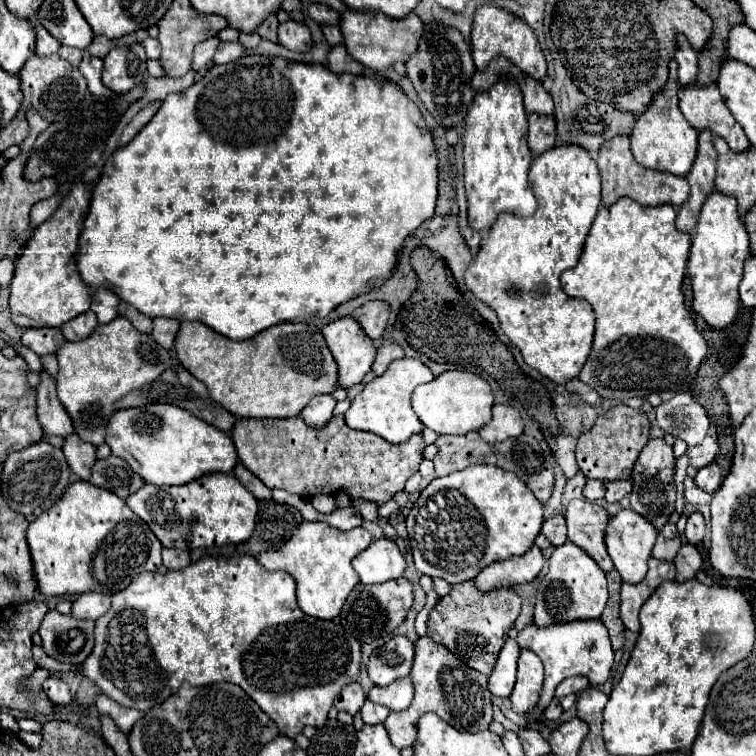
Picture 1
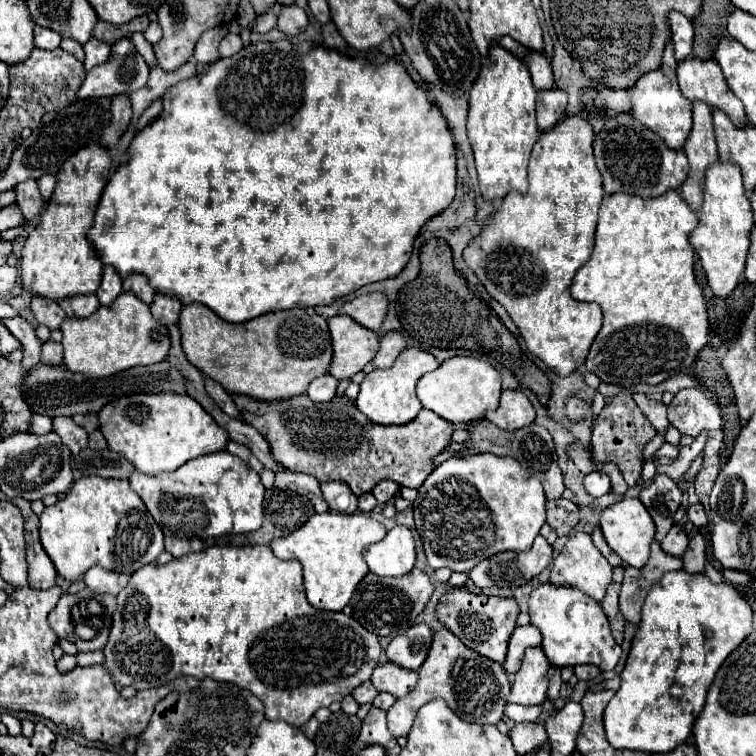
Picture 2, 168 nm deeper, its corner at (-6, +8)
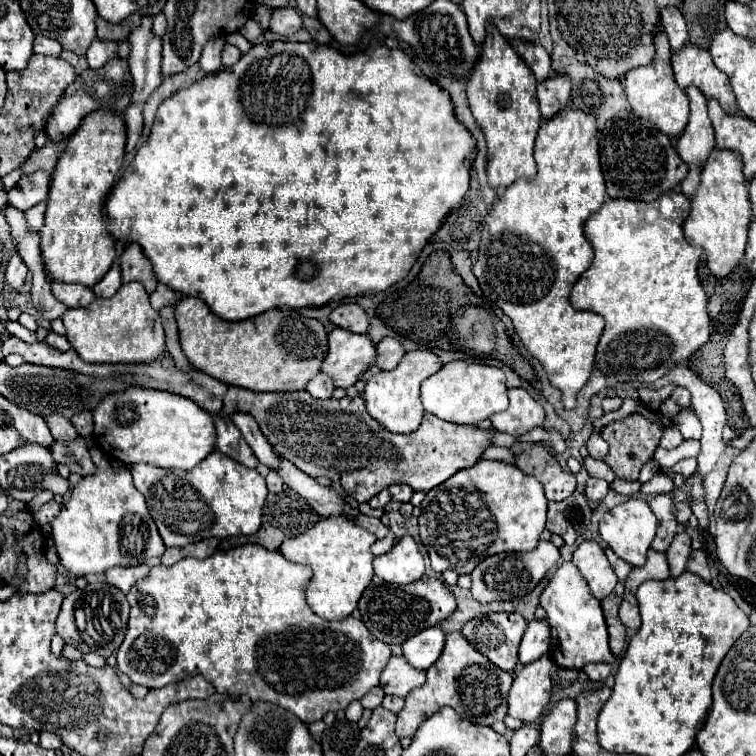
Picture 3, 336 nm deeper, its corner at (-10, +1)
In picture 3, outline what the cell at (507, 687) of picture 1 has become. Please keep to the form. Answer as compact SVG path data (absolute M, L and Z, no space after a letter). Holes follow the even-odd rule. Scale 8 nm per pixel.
M546 620L528 622L528 630L524 632L524 638L518 650L520 664L530 664L540 656L548 654L548 650L550 650L550 628Z

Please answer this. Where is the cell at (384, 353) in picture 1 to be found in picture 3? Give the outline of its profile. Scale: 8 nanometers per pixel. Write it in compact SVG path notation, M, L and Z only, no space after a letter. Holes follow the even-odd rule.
M384 338L378 342L376 346L378 356L376 356L376 366L380 370L394 370L398 366L398 362L402 360L402 356L406 354L402 344L396 338Z

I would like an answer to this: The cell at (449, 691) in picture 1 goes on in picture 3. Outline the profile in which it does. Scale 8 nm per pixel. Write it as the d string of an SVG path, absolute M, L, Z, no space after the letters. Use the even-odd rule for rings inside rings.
M450 632L446 634L446 646L438 662L434 662L434 666L426 670L426 682L406 696L406 704L398 712L396 736L412 738L416 728L442 706L452 706L462 718L470 720L472 724L492 726L496 720L502 720L506 716L506 698L510 686L510 672L500 670L496 664L476 652L460 632Z

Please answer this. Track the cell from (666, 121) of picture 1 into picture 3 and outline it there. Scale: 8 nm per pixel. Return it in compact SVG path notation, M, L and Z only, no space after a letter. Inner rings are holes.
M658 32L654 36L654 44L656 44L656 58L650 66L642 66L642 68L634 68L630 70L624 78L622 78L622 86L626 90L628 102L634 110L634 114L654 122L654 126L658 126L658 130L662 130L662 134L670 136L670 138L678 138L682 134L682 130L686 128L688 122L688 96L682 88L678 88L676 80L674 80L674 72L670 66L670 58L672 58L672 50L666 38L666 32Z

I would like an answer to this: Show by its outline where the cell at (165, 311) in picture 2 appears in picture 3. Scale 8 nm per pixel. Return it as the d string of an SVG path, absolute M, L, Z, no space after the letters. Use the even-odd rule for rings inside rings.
M158 284L156 292L150 296L150 302L152 302L152 308L154 308L156 312L160 312L164 306L176 306L176 304L180 302L180 298L182 298L182 294L170 290L170 288L164 286L164 284Z

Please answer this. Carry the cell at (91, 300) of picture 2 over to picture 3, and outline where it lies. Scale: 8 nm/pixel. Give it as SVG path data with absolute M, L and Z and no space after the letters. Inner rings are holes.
M52 282L52 292L68 308L86 308L96 298L92 288L86 288L86 286L80 286L80 284L58 284L58 282Z

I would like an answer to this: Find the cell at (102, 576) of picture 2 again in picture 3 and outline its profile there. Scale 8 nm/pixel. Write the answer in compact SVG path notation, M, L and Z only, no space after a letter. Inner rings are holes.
M140 564L140 566L130 566L130 568L122 568L122 566L114 566L110 570L106 570L106 582L110 586L116 586L118 590L122 590L124 594L144 576L148 576L148 566Z

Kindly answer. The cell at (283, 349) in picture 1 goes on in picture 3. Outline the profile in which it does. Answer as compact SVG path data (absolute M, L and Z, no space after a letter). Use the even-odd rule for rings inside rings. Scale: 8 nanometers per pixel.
M182 298L174 310L180 344L190 364L230 386L254 392L304 390L310 378L320 372L328 354L328 332L324 324L304 318L296 310L268 310L242 322L218 318L200 298Z

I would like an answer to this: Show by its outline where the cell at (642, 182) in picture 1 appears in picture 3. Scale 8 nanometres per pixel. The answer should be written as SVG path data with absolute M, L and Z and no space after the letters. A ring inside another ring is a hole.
M620 112L606 122L600 132L600 164L610 198L628 198L654 202L662 194L674 190L688 174L686 162L678 158L674 144L654 124L632 112Z

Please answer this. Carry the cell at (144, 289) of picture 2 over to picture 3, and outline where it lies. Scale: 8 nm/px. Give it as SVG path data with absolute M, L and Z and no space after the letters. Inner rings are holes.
M130 244L130 246L124 248L124 252L120 256L120 262L122 262L122 282L124 284L142 282L142 286L146 288L148 294L152 294L156 290L158 280L152 272L152 266L136 244L134 246Z

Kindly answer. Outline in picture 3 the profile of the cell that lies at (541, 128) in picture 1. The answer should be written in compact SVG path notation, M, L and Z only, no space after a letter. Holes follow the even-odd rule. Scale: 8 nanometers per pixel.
M562 74L548 78L546 82L538 84L538 100L540 100L540 114L544 120L550 120L558 112L562 112L570 100L570 80Z

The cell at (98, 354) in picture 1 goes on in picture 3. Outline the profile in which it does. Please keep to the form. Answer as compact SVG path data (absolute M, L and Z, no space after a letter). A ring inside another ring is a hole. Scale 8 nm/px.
M140 282L122 284L114 298L96 298L88 308L70 308L62 320L68 342L90 364L150 364L166 350L160 316L150 306L150 298Z

